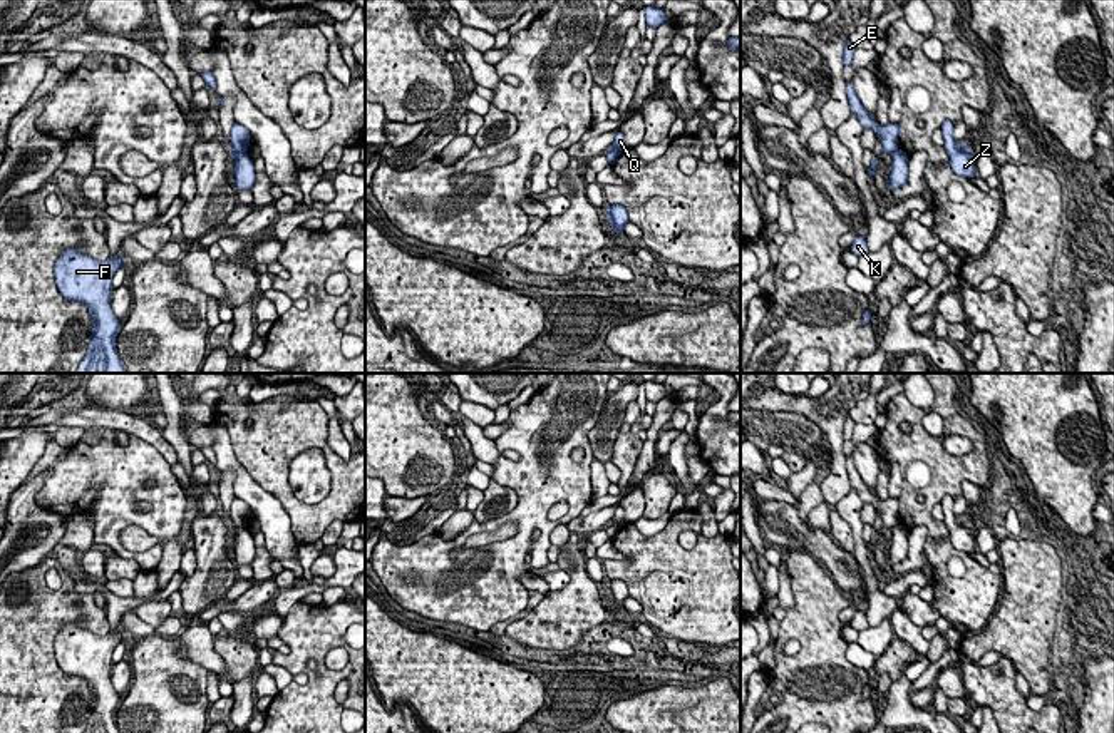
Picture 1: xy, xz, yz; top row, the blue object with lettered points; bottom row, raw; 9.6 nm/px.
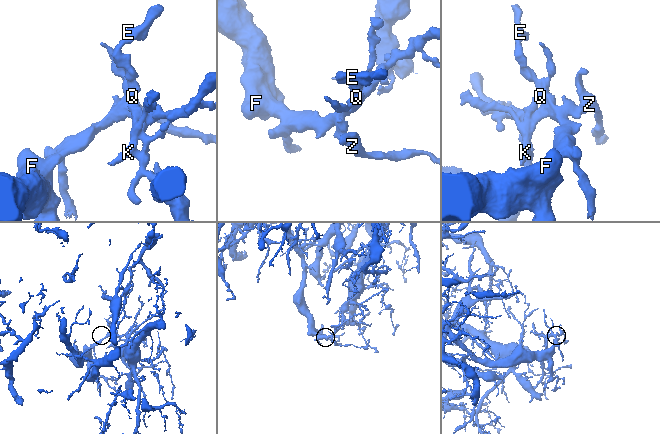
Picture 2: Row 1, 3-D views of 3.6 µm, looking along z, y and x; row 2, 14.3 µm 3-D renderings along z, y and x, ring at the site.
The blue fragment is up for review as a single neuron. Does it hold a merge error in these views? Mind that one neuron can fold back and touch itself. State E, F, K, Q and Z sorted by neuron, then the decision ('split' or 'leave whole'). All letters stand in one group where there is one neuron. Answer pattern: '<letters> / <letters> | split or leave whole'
E K Q / F Z | split

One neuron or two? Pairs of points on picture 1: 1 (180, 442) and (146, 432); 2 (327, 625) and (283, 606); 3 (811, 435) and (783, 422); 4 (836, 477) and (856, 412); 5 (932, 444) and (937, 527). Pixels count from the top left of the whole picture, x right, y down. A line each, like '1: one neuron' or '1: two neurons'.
1: two neurons
2: two neurons
3: one neuron
4: two neurons
5: one neuron

